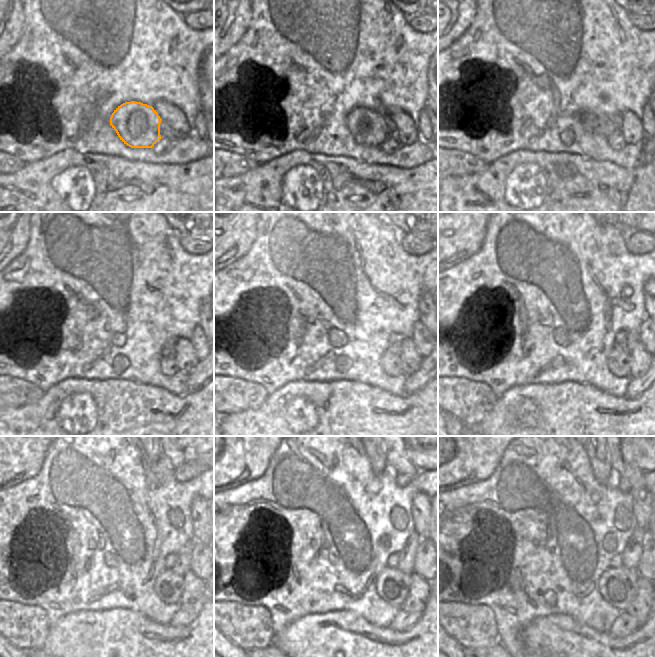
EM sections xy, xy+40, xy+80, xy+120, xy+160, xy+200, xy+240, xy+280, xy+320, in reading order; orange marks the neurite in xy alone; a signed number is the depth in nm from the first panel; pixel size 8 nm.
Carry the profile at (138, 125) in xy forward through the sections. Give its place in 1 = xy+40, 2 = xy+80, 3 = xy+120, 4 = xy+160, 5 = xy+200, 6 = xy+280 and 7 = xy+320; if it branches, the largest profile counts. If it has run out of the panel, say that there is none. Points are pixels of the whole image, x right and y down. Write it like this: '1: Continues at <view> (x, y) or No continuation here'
1: Continues at xy+40 (368, 127)
2: Continues at xy+80 (601, 124)
3: Continues at xy+120 (169, 350)
4: Continues at xy+160 (395, 348)
5: Continues at xy+200 (632, 338)
6: Continues at xy+280 (406, 557)
7: Continues at xy+320 (631, 555).

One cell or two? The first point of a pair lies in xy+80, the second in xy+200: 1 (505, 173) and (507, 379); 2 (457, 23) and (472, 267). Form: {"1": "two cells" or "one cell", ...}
{"1": "two cells", "2": "two cells"}

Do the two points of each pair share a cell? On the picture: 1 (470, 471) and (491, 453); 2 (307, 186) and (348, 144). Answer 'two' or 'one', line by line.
1: one
2: two

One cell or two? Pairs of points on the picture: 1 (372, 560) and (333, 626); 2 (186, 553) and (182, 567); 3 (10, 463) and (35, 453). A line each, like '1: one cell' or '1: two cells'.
1: two cells
2: one cell
3: one cell

